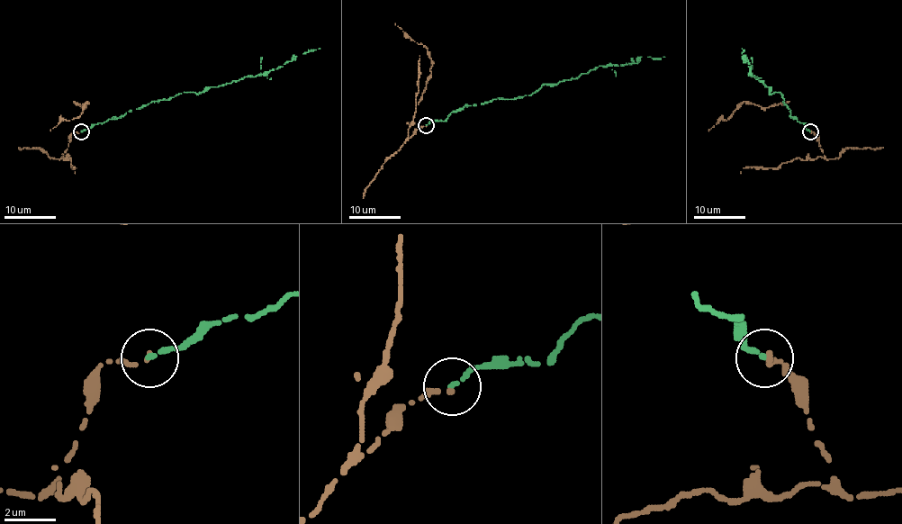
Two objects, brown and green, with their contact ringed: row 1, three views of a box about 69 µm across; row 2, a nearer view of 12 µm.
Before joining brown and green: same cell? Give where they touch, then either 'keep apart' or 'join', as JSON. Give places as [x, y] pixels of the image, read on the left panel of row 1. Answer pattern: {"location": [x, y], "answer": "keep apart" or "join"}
{"location": [81, 131], "answer": "join"}

